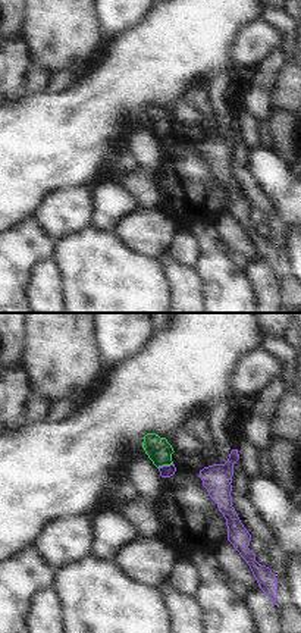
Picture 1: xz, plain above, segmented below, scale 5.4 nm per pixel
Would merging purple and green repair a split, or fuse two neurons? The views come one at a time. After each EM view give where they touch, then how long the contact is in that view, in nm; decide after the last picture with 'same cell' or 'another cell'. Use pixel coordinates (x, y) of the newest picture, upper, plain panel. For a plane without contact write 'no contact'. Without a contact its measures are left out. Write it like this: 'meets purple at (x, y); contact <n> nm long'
meets purple at (165, 137); contact 90 nm long

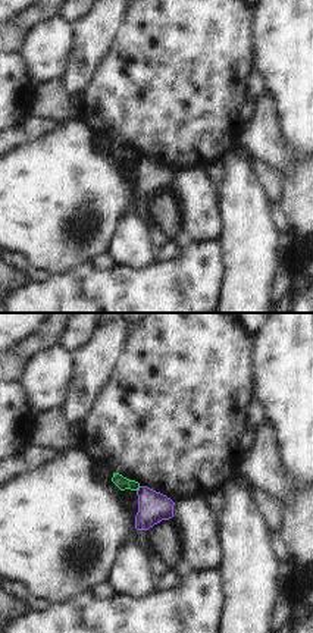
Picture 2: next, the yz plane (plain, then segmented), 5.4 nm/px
meets purple at (138, 160); contact 40 nm long

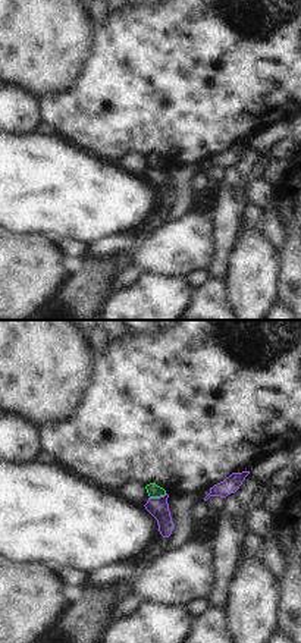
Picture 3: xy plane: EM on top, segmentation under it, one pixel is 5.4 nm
meets purple at (157, 169); contact 100 nm long

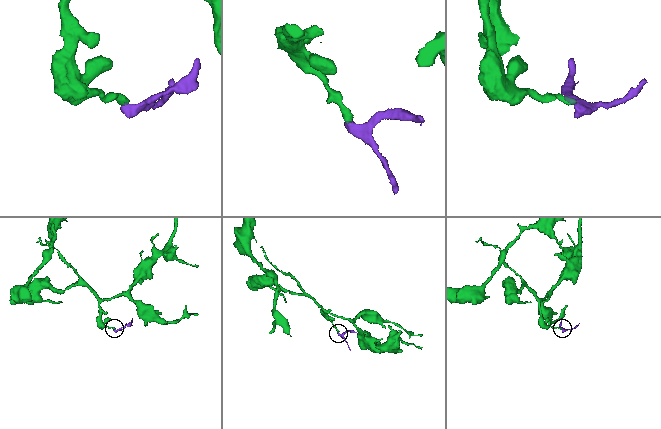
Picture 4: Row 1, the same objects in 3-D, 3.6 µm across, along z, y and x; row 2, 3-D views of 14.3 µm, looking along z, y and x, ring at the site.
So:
another cell

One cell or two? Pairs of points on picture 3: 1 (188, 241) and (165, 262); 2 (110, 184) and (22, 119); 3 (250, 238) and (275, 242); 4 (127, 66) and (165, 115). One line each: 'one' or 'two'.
1: one
2: two
3: two
4: one

